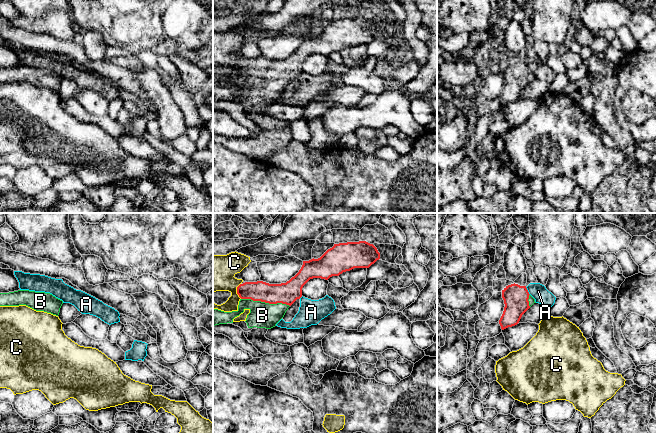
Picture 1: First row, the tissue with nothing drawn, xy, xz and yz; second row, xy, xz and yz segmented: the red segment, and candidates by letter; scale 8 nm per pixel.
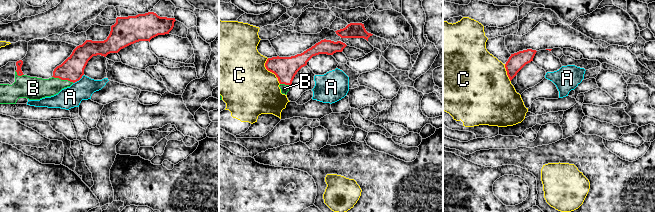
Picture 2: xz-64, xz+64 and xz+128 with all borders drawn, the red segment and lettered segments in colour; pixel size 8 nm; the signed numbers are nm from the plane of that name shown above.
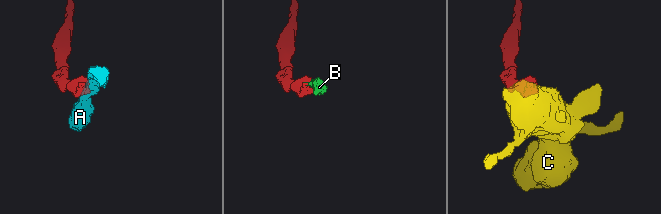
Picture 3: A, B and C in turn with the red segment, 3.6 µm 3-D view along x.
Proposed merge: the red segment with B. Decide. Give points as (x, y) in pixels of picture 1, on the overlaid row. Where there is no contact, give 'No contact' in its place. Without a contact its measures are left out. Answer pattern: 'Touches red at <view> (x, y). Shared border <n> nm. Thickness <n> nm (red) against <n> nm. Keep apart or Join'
Touches red at xz (265, 302). Shared border 400 nm. Thickness 180 nm (red) against 200 nm. Join

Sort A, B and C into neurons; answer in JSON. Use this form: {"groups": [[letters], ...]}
{"groups": [["A"], ["B"], ["C"]]}

